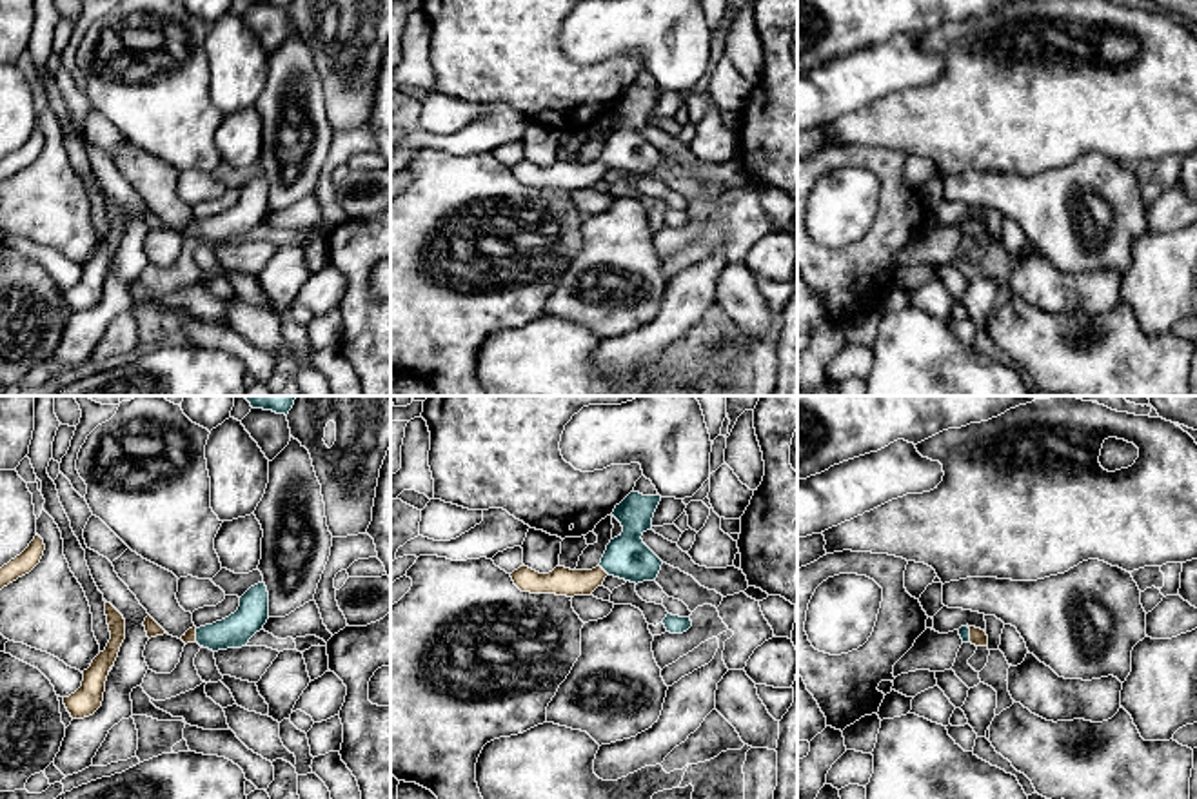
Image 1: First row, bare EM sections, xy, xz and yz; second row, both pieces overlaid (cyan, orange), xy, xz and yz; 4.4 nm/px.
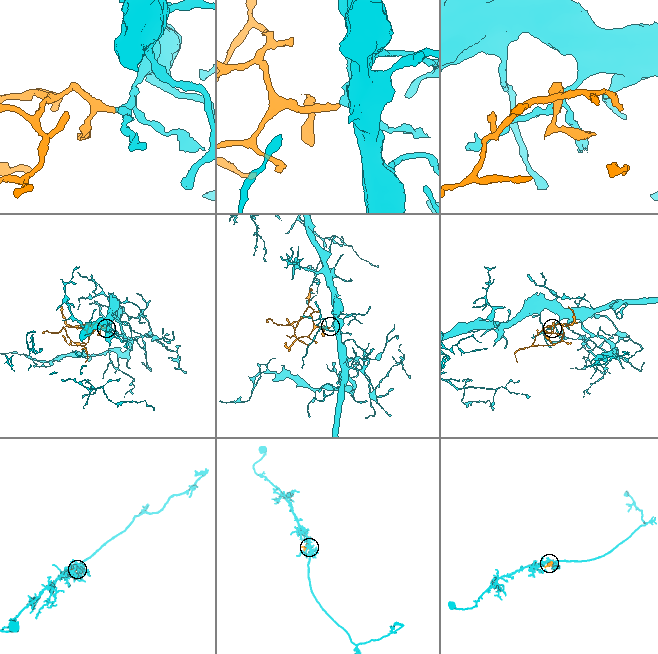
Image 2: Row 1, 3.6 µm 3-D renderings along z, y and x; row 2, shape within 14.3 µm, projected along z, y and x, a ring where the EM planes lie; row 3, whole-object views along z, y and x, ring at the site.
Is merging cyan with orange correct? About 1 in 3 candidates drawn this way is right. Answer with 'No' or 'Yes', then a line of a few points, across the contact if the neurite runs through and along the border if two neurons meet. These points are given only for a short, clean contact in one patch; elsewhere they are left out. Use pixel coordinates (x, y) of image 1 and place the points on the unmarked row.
Yes. Line: xz (627, 151), (614, 155), (605, 164), (587, 175), (562, 175)

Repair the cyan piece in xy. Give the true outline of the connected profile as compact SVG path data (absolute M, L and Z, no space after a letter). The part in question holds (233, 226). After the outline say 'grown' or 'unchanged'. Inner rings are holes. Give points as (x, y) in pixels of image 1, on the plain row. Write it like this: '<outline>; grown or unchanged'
M265 176L251 180L240 200L229 211L205 220L189 222L180 232L198 236L213 245L247 240L249 232L263 222L269 212L269 185Z; grown

